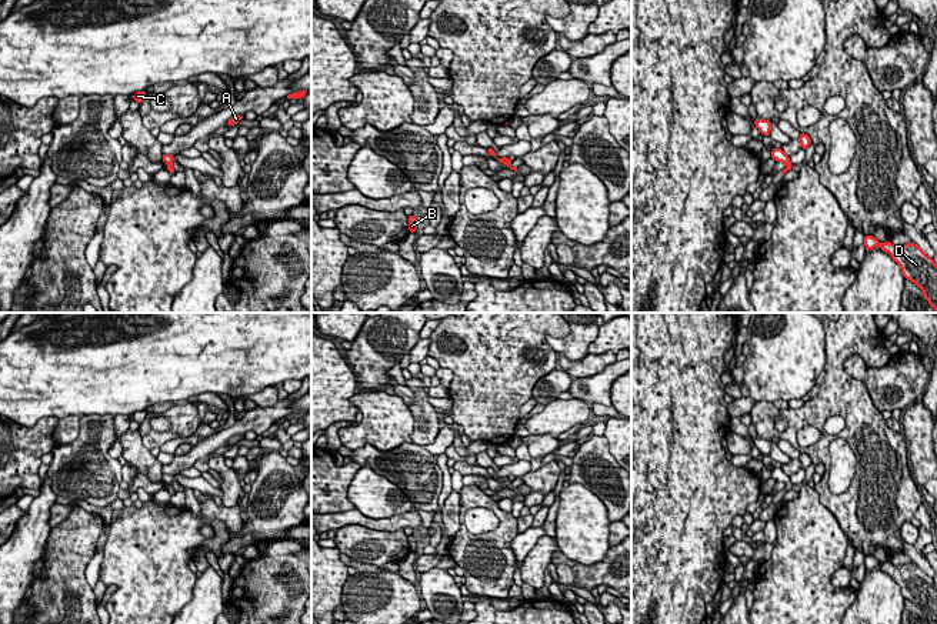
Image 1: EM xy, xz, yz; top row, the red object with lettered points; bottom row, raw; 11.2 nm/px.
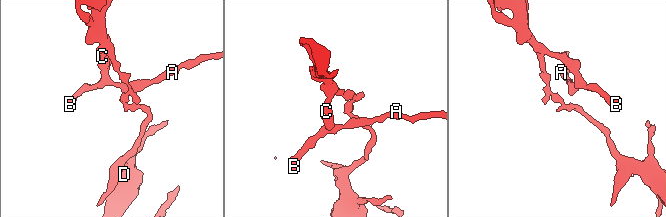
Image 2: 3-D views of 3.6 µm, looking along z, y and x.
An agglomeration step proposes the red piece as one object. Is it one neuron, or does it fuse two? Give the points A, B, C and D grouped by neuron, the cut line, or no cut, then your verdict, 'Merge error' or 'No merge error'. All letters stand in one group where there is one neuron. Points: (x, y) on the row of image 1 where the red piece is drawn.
Groups: A B C / D. Split along yz (790, 162), (786, 164). Merge error

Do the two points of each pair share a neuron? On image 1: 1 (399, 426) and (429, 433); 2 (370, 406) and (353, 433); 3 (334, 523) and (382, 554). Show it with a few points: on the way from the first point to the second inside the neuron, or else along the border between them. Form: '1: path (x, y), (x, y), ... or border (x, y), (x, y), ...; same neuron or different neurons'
1: border (407, 407), (413, 419), (413, 441); different neurons
2: path (370, 413), (370, 420), (360, 430); same neuron
3: border (374, 529), (344, 524), (336, 530); different neurons

